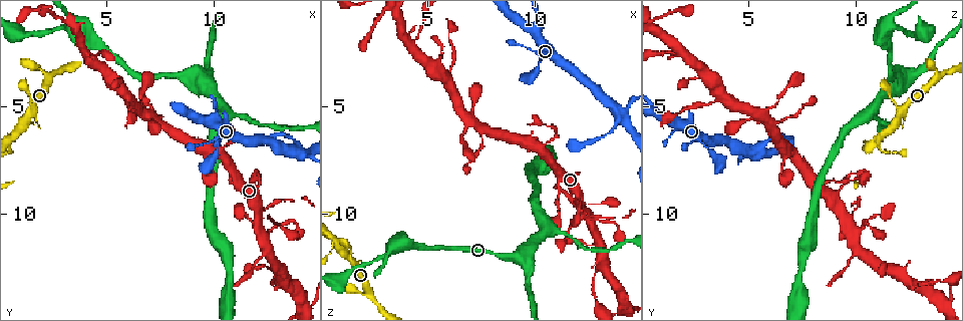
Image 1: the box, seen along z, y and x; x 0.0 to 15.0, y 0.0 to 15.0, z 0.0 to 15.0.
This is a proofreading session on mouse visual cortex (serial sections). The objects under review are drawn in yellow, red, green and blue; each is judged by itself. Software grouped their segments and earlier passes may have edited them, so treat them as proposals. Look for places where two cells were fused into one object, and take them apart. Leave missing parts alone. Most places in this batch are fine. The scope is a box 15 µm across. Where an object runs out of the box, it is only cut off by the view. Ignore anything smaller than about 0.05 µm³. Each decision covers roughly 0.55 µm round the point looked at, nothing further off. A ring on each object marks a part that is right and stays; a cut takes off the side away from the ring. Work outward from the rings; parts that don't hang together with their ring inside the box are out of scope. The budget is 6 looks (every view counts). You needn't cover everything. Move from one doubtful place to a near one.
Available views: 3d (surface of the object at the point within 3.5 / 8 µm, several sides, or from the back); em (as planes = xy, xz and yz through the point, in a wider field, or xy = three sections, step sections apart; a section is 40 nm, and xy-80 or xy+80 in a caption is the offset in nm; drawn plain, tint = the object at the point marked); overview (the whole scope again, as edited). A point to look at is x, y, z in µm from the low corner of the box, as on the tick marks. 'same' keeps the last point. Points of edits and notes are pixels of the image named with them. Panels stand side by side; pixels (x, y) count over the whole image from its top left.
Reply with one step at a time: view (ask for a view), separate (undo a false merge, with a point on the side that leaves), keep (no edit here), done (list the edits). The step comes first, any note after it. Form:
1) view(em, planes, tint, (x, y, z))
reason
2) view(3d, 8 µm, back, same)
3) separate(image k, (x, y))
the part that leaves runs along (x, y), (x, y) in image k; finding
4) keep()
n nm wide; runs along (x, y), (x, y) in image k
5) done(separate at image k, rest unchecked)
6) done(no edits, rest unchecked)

view(3d, 8 µm, (1.3, 4.8, 11.8))
calibre changes

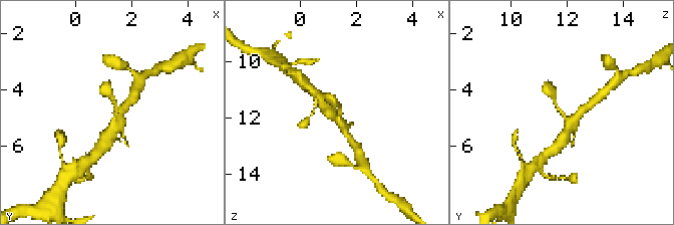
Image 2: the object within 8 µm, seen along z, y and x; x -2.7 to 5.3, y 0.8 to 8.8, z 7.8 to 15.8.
view(em, xy, step 2, tint, (1.4, 4.9, 11.9))

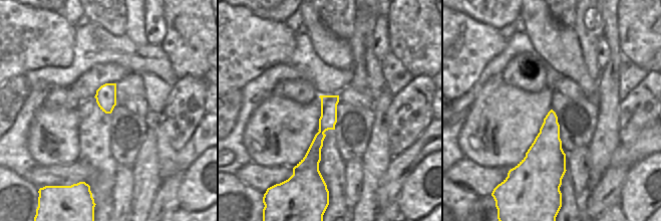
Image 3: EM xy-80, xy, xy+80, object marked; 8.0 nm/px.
keep()
runs along (583, 109), (568, 120), (550, 89) in image 2; all the same cell

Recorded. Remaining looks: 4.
view(3d, 8 µm, (3.7, 1.4, 11.3))

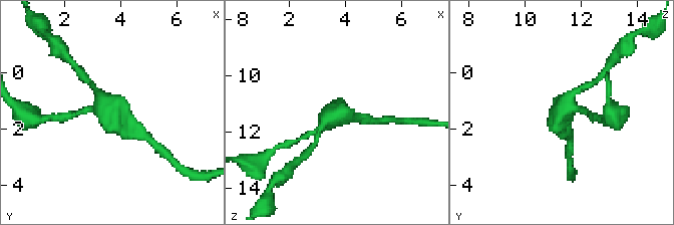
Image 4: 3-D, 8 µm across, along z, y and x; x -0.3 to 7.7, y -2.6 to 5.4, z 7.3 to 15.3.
view(em, xy, step 3, tint, (3.7, 1.3, 11.3))
shape alone is not enough

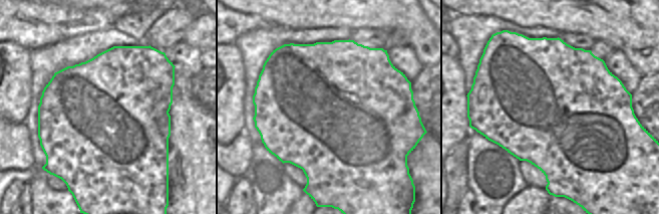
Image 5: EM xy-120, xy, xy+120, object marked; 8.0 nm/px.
keep()
1100 nm wide; runs along (353, 118), (337, 114), (307, 135) in image 4; all the same cell

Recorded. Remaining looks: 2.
view(em, xy, step 3, tint, (12.1, 8.1, 9.8))
sharp bend

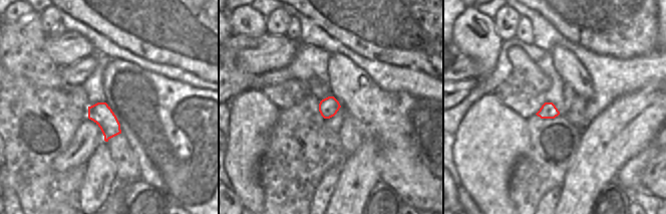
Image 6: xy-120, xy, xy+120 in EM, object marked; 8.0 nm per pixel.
view(3d, 3.5 µm, same)
wider look

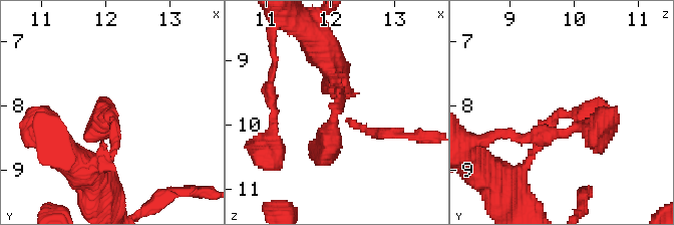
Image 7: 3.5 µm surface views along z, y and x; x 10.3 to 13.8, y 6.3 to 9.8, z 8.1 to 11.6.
keep()
160 nm wide; runs along (527, 164), (558, 115), (588, 118), (594, 139) in image 7; all the same cell

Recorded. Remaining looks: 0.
done(no edits, rest unchecked)

